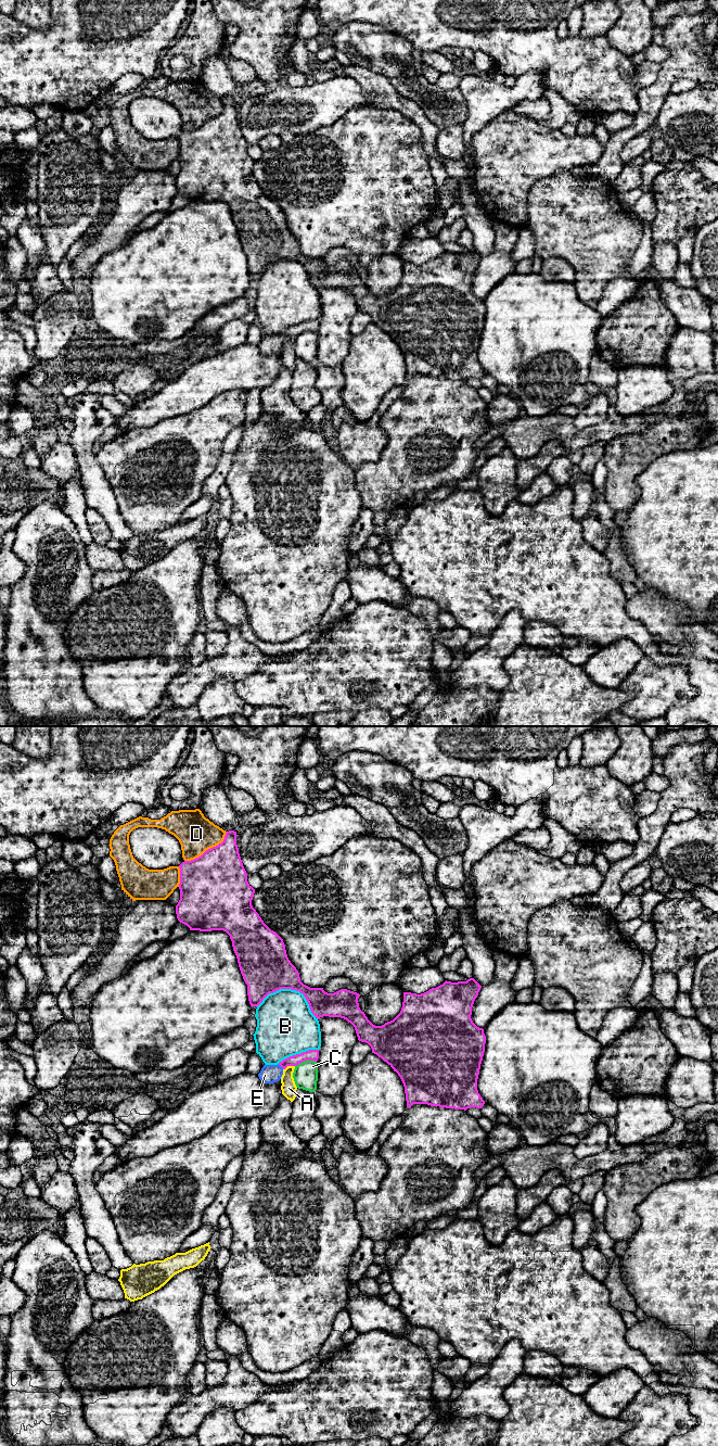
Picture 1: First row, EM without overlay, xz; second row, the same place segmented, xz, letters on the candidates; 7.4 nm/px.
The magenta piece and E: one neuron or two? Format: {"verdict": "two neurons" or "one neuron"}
{"verdict": "one neuron"}

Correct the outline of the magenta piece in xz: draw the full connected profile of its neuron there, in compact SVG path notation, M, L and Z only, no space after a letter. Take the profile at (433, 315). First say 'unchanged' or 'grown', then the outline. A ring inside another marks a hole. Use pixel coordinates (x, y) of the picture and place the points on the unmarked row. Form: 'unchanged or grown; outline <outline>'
unchanged; outline M227 102L221 114L206 120L194 130L182 132L179 139L180 170L176 176L178 191L187 195L190 201L223 201L230 206L241 244L247 255L251 277L257 278L269 264L280 259L299 262L306 268L316 289L329 287L346 290L355 297L358 310L368 314L372 324L381 328L398 344L405 357L407 378L413 375L427 375L466 381L470 378L482 379L484 377L485 371L477 360L477 350L485 322L486 306L484 300L477 297L471 289L474 271L482 258L474 249L458 253L446 251L443 255L421 265L403 263L400 283L393 291L375 296L360 280L359 264L347 259L328 264L323 258L310 258L300 252L298 241L287 228L283 210L264 193L252 176L255 160L247 152L247 143L236 115L236 102Z

